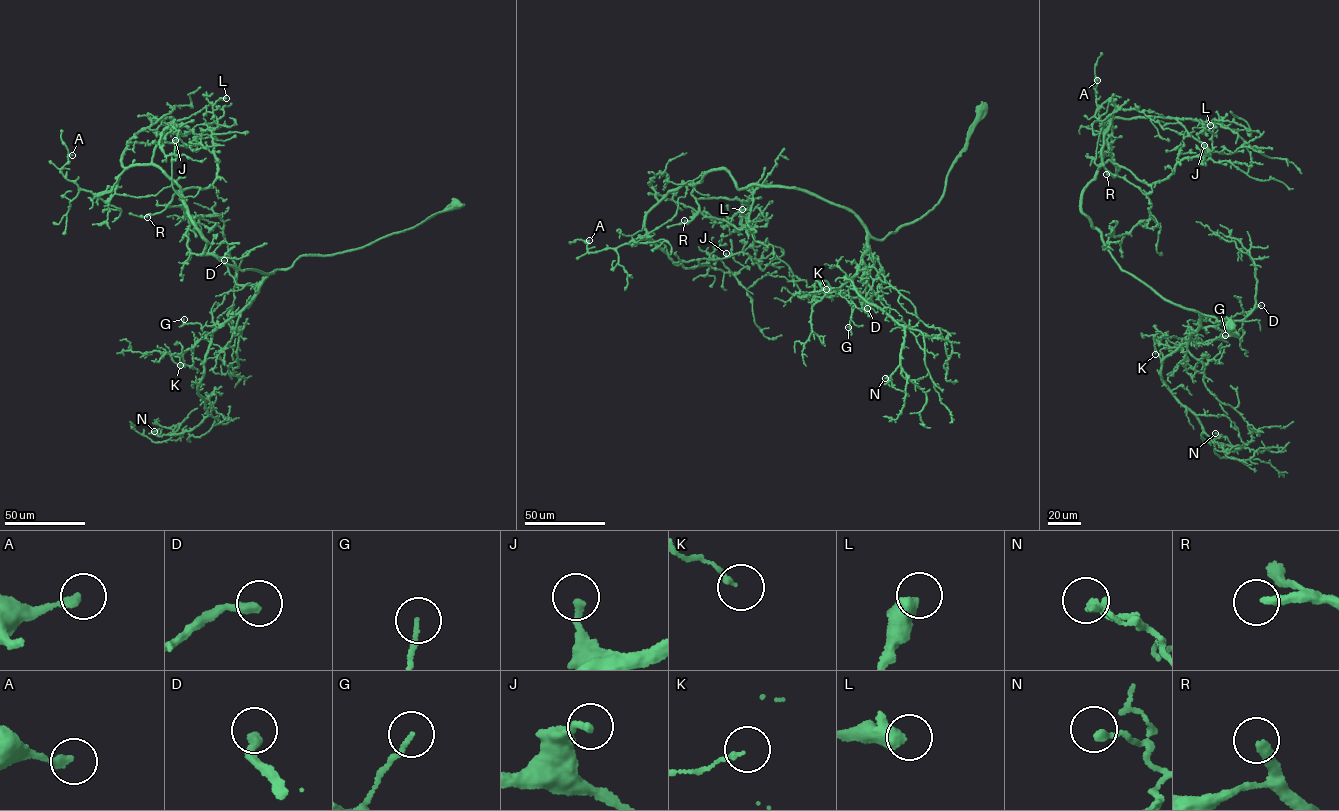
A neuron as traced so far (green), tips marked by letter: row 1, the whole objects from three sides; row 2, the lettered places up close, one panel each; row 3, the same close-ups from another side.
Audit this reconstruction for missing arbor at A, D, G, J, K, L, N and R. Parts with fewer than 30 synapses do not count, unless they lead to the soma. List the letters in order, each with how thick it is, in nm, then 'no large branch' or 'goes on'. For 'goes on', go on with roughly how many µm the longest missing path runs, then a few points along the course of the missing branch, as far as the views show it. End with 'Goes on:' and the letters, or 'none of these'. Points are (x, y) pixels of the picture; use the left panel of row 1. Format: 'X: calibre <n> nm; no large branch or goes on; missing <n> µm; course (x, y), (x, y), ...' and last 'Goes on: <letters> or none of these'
A: calibre 200 nm; no large branch
D: calibre 320 nm; goes on; missing 60 µm; course (224, 260), (202, 284), (195, 301), (196, 317)
G: calibre 150 nm; no large branch
J: calibre 240 nm; no large branch
K: calibre 150 nm; no large branch
L: calibre 500 nm; no large branch
N: calibre 240 nm; no large branch
R: calibre 320 nm; goes on; missing 50 µm; course (147, 217), (127, 229), (115, 227), (108, 221), (121, 216)
Goes on: D, R

